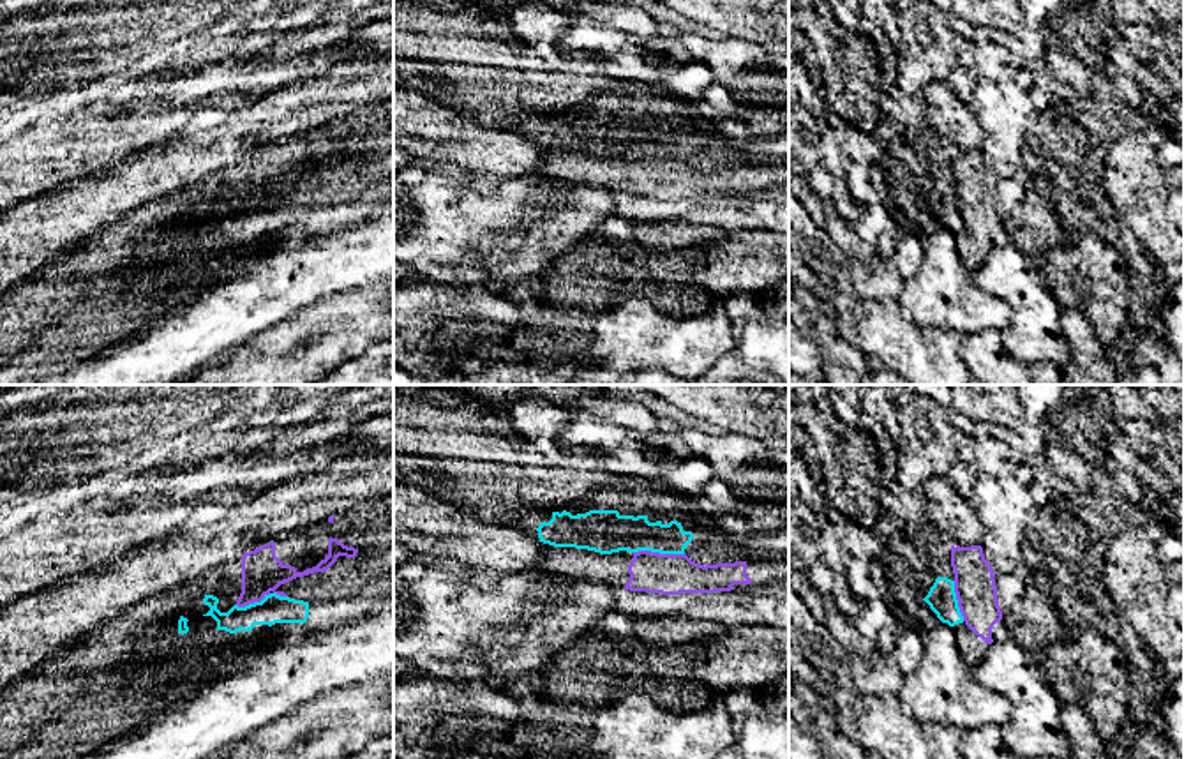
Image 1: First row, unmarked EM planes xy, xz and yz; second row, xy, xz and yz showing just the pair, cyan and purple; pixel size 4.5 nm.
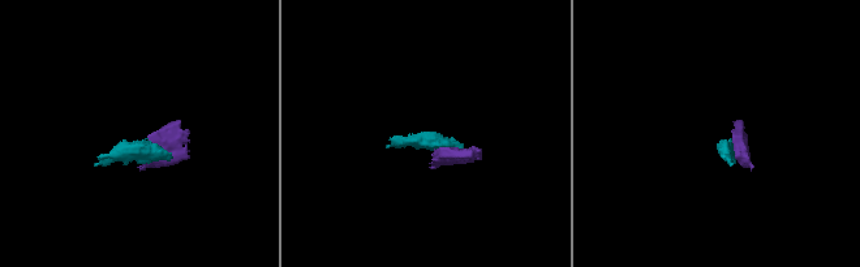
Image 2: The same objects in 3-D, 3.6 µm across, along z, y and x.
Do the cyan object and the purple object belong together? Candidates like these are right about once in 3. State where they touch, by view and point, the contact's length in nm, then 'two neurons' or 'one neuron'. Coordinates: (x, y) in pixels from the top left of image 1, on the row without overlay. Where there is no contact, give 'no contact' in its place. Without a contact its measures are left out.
meets cyan in xz at (659, 156); contact 240 nm long; two neurons

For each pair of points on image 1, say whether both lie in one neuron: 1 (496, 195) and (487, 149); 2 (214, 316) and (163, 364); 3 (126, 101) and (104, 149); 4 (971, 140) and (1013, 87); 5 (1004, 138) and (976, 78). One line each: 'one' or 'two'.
1: two
2: one
3: one
4: two
5: one

